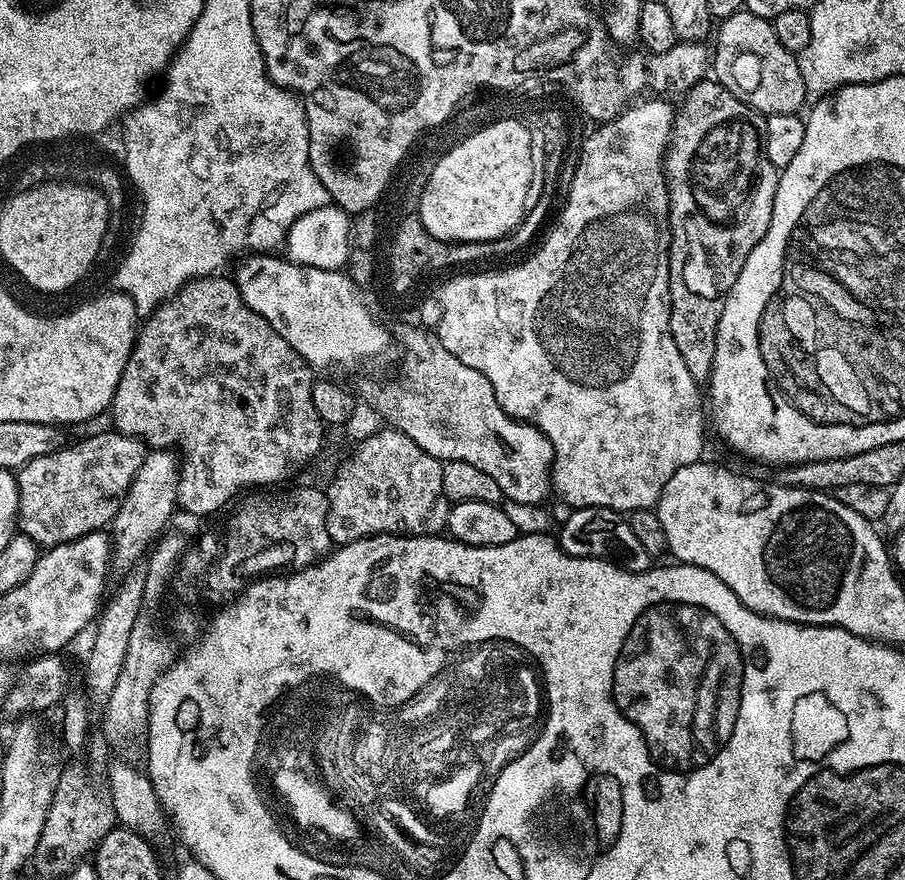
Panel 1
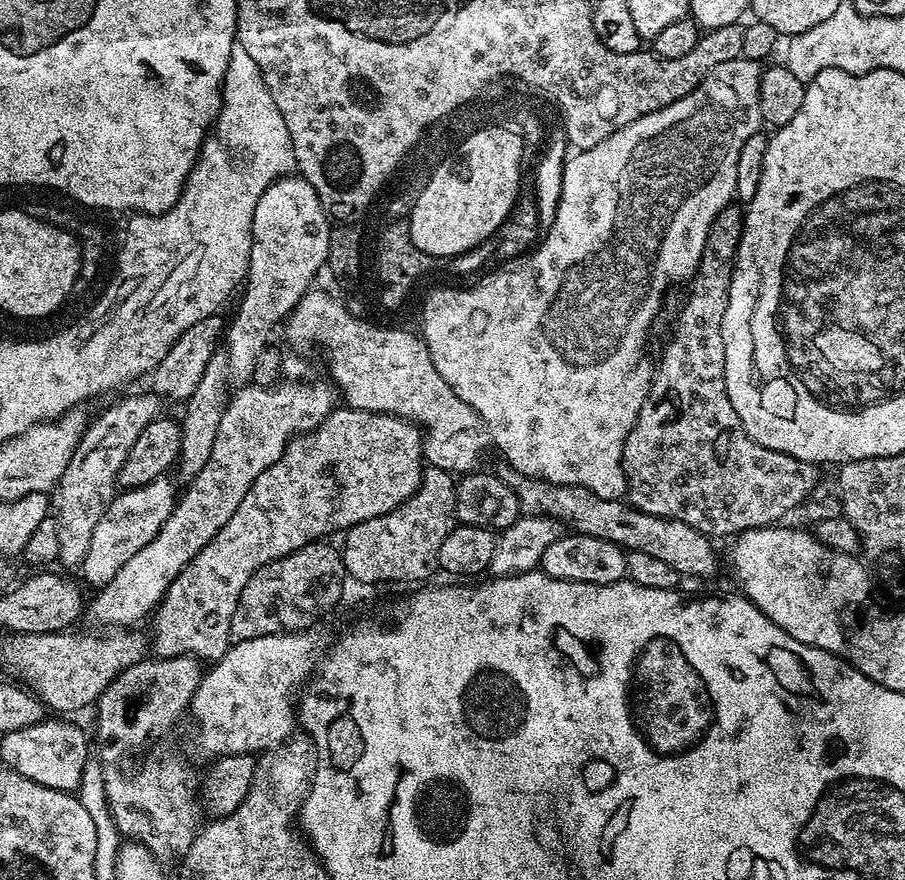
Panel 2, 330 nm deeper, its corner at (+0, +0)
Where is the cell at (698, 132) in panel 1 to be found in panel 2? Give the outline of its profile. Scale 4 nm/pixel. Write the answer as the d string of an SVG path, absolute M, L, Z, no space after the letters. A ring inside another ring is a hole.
M736 206L726 207L716 215L716 220L713 222L711 230L708 231L708 246L704 250L704 256L700 259L700 266L697 268L695 276L690 281L692 289L688 292L688 301L685 302L684 309L680 312L680 321L677 322L676 329L672 332L672 341L665 346L664 353L660 356L660 364L658 360L655 365L648 397L630 430L630 434L624 440L624 449L620 455L620 467L624 470L627 503L640 512L645 512L651 516L661 516L667 520L677 520L690 525L694 530L711 534L713 537L728 536L727 538L734 538L741 532L749 532L751 528L766 528L783 521L786 510L794 510L794 506L798 506L806 497L817 491L819 484L816 483L820 480L819 474L816 473L819 472L817 465L807 464L804 460L794 458L790 454L770 450L766 446L754 442L754 438L750 438L744 427L741 426L738 414L734 410L734 406L730 406L730 398L724 389L724 347L720 333L720 317L728 298L728 286L732 281L732 265L736 255L736 245L740 242L743 227L743 215L741 209L736 209Z

